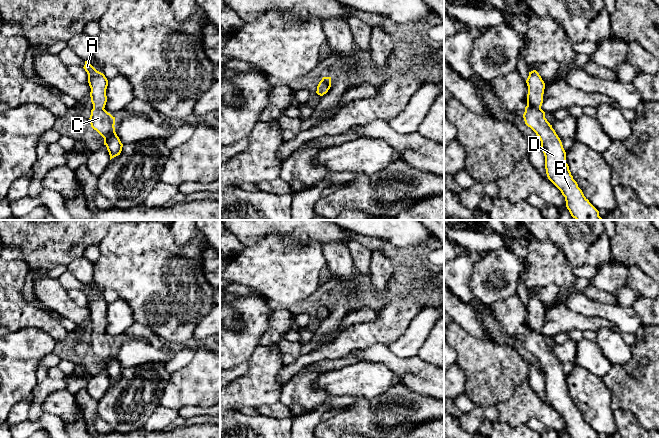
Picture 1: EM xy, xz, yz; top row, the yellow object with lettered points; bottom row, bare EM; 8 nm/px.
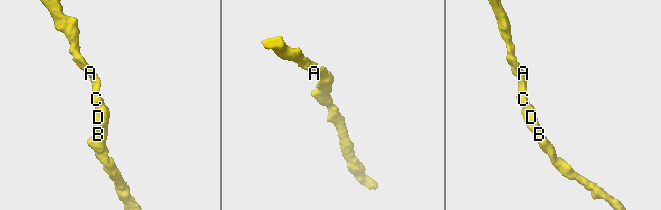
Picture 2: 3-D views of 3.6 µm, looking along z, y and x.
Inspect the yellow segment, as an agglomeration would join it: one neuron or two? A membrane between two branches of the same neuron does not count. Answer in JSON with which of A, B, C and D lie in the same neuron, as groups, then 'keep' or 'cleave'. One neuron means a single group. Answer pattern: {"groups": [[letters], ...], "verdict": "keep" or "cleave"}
{"groups": [["A", "B", "C", "D"]], "verdict": "keep"}

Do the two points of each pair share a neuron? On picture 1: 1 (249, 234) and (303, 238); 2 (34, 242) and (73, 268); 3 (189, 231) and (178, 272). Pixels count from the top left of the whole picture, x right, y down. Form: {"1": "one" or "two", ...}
{"1": "one", "2": "two", "3": "two"}

